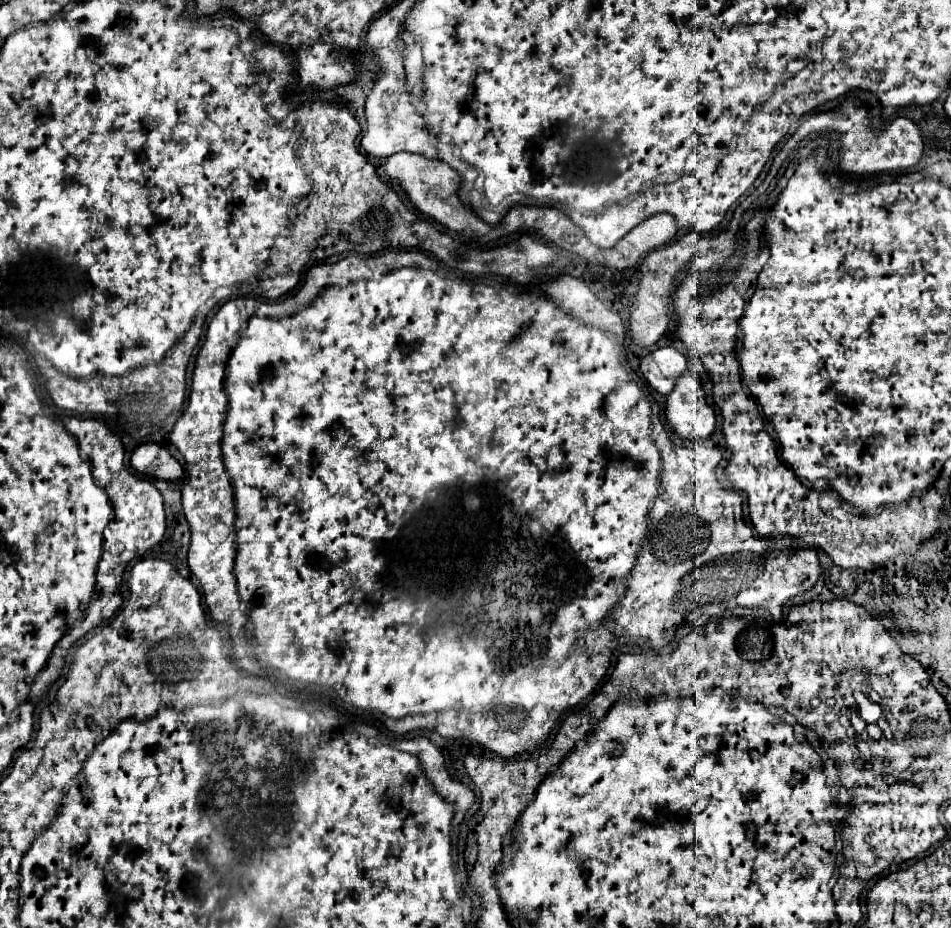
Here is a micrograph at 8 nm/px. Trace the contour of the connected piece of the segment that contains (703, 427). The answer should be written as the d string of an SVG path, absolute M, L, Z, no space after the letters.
M687 372L683 374L673 392L667 396L667 422L681 438L709 438L715 432L717 416L715 410L707 404L705 392L699 380Z

